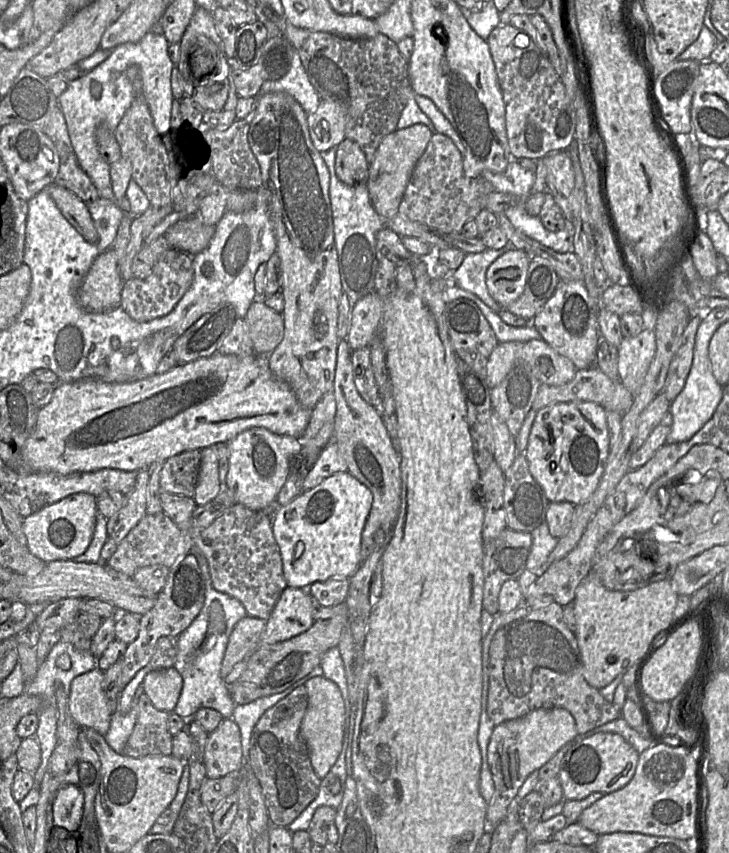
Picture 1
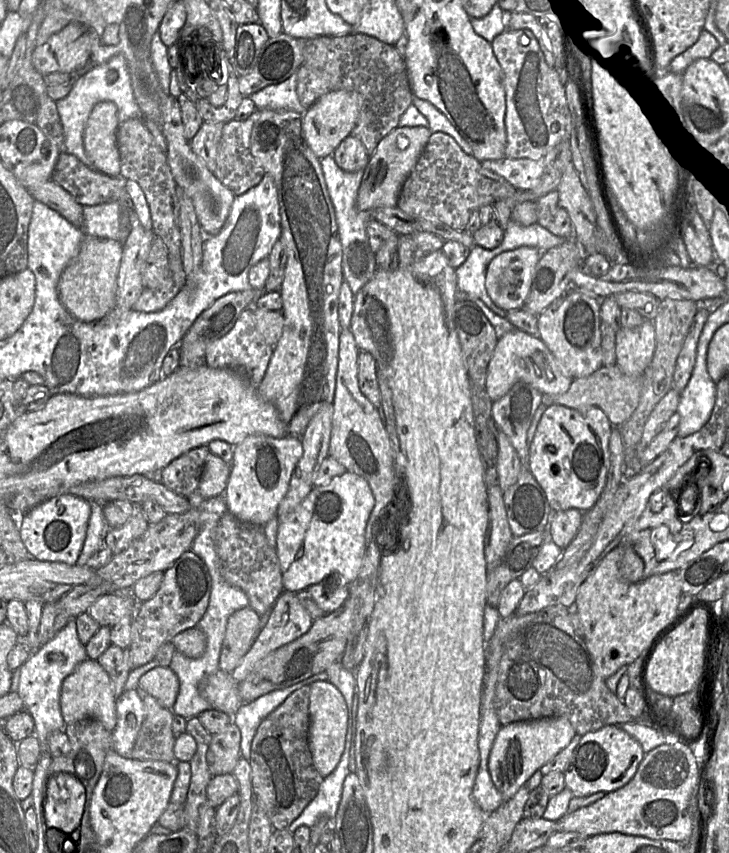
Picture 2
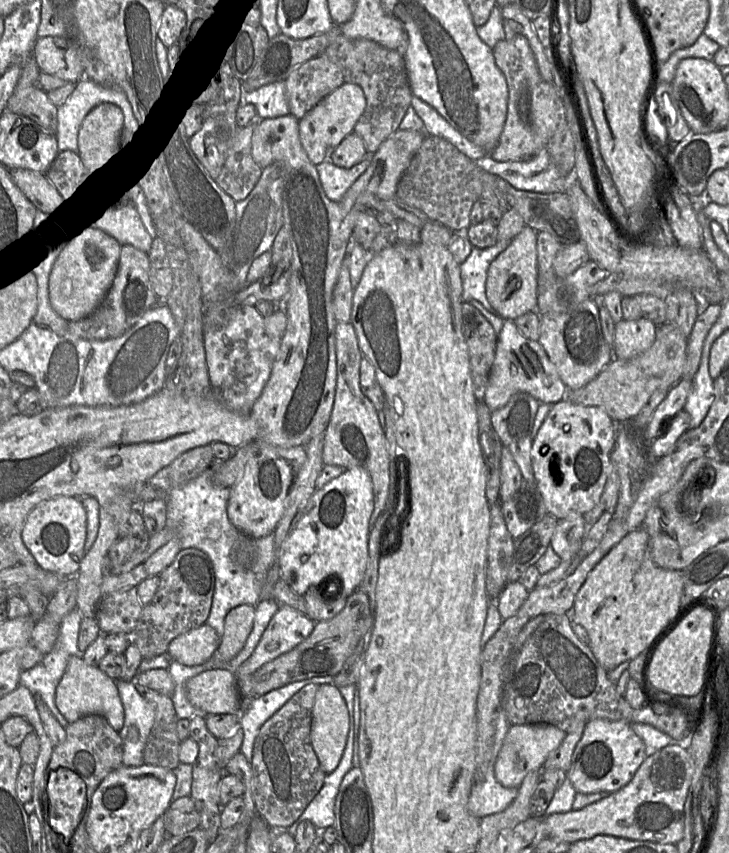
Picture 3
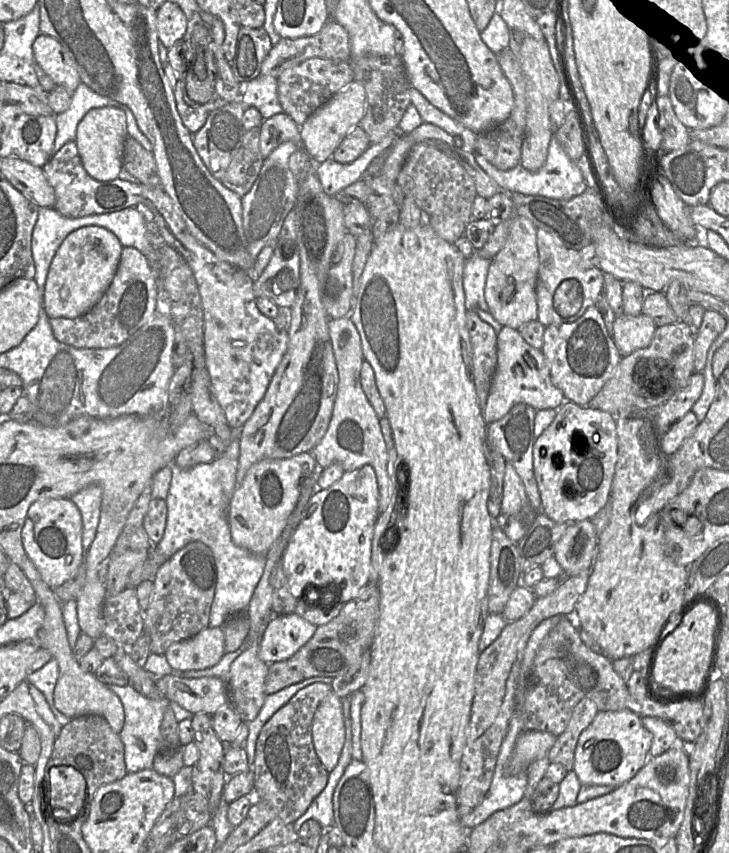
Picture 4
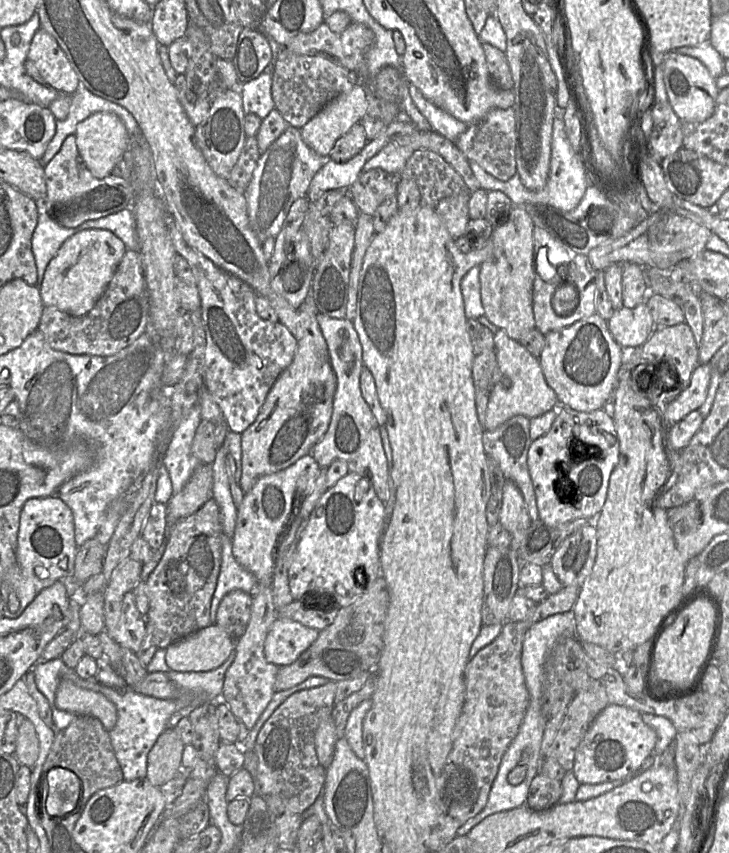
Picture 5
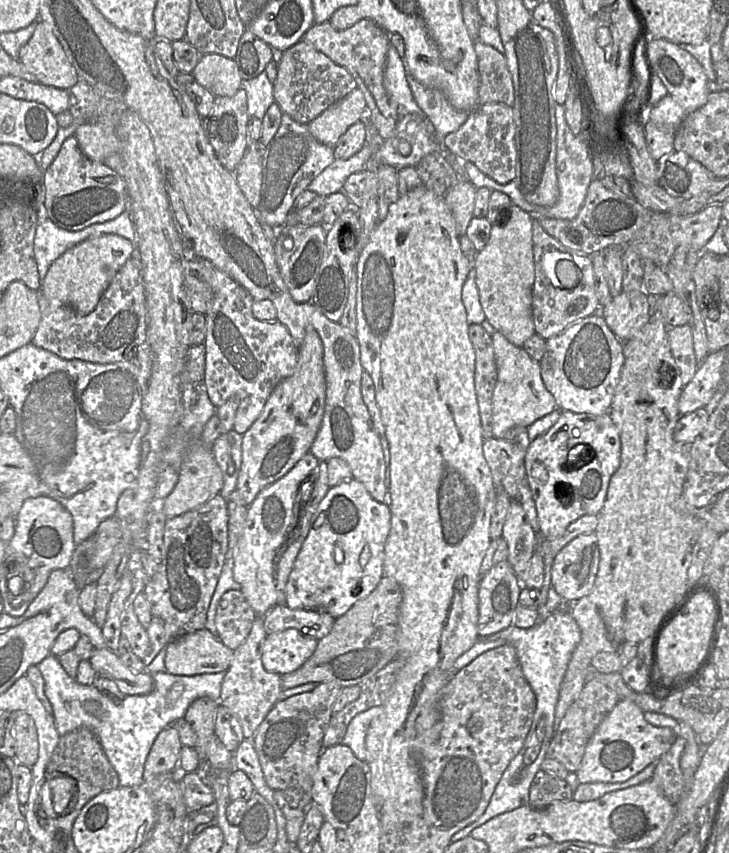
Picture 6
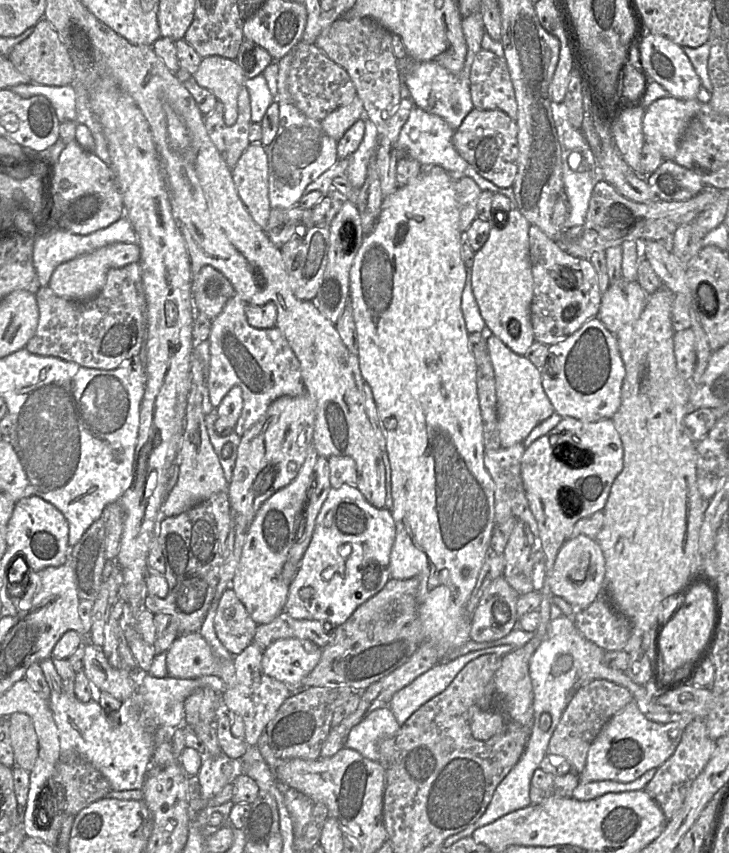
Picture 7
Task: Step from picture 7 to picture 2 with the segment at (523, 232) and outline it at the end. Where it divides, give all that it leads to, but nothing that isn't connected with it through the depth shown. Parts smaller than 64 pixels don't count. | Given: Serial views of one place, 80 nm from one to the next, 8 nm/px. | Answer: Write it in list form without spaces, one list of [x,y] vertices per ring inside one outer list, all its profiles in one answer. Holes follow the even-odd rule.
[[[523,246],[503,252],[489,263],[486,290],[498,307],[506,311],[523,308],[541,255],[538,248]]]

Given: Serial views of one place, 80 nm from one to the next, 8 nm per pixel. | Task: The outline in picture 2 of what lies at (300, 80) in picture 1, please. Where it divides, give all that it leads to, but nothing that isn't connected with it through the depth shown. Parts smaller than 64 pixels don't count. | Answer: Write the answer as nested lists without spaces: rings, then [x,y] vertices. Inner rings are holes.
[[[296,72],[282,83],[267,86],[260,91],[250,95],[250,99],[255,103],[256,110],[291,110],[300,114],[305,113],[297,93]]]

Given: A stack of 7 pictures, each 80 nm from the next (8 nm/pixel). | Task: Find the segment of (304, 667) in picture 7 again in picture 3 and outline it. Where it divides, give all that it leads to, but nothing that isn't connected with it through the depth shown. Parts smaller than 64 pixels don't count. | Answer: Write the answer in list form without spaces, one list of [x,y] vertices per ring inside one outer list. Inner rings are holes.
[[[279,604],[254,652],[239,666],[235,675],[253,675],[264,664],[303,642],[314,627],[315,622],[306,614]]]

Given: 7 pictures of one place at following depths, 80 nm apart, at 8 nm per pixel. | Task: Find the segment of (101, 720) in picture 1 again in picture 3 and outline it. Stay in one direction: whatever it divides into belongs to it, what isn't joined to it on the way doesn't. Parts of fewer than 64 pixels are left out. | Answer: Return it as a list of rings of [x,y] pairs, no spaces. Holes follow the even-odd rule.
[[[72,656],[57,686],[55,703],[68,723],[86,715],[105,717],[112,728],[119,732],[124,725],[124,709],[116,687],[116,681],[107,676],[98,666],[87,664],[82,656]]]

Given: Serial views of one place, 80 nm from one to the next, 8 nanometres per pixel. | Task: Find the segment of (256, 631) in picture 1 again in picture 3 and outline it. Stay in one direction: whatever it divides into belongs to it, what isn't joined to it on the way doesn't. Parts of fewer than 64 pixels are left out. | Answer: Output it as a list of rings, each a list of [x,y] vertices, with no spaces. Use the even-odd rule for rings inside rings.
[[[247,604],[237,606],[227,613],[217,659],[227,663],[240,653],[252,631],[254,617],[255,606]]]

